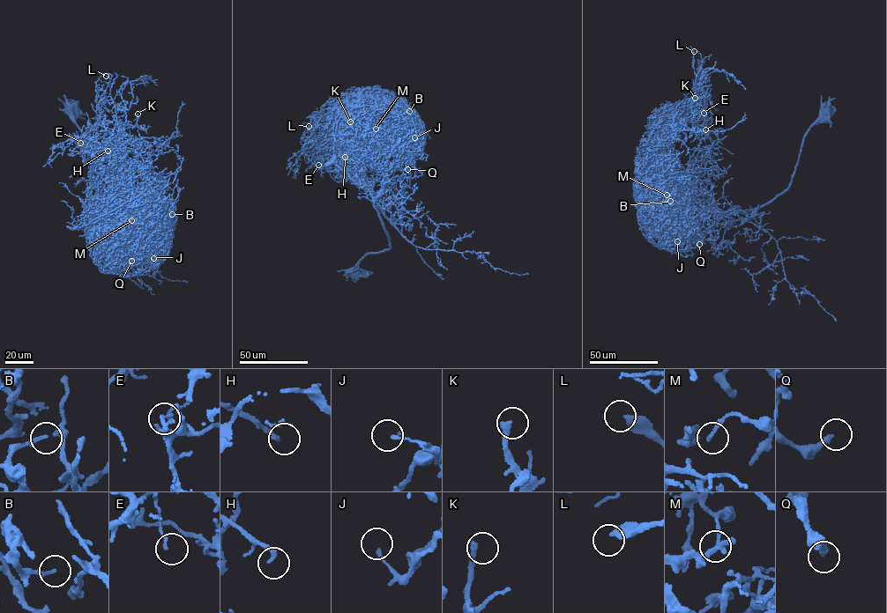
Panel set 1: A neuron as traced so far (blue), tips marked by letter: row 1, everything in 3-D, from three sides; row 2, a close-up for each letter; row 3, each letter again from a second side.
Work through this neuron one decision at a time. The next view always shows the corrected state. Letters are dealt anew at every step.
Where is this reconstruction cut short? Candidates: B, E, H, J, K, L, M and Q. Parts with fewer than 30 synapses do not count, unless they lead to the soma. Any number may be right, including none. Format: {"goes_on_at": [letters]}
{"goes_on_at": ["B", "K", "L"]}

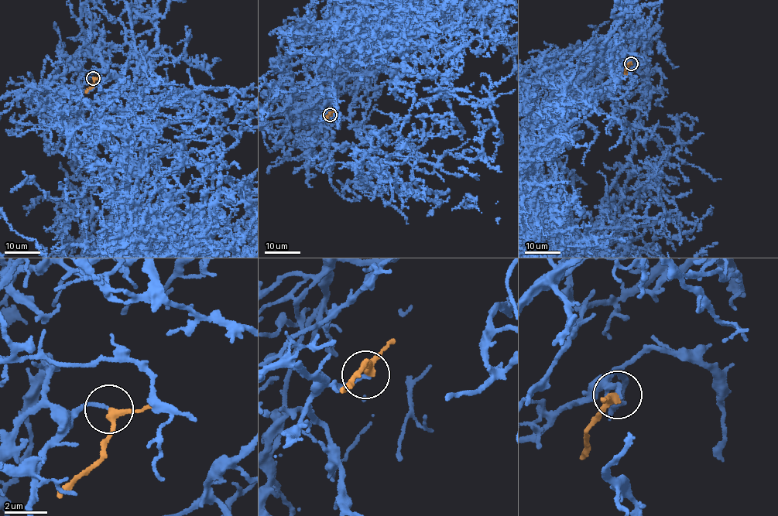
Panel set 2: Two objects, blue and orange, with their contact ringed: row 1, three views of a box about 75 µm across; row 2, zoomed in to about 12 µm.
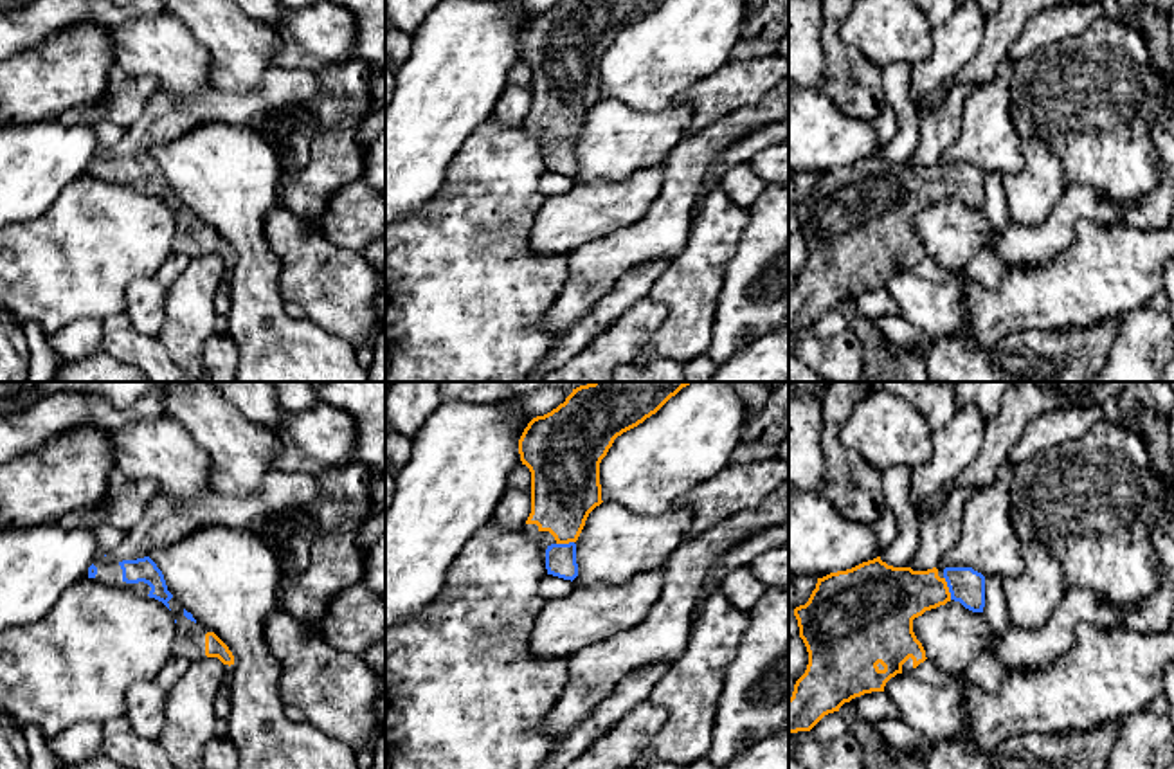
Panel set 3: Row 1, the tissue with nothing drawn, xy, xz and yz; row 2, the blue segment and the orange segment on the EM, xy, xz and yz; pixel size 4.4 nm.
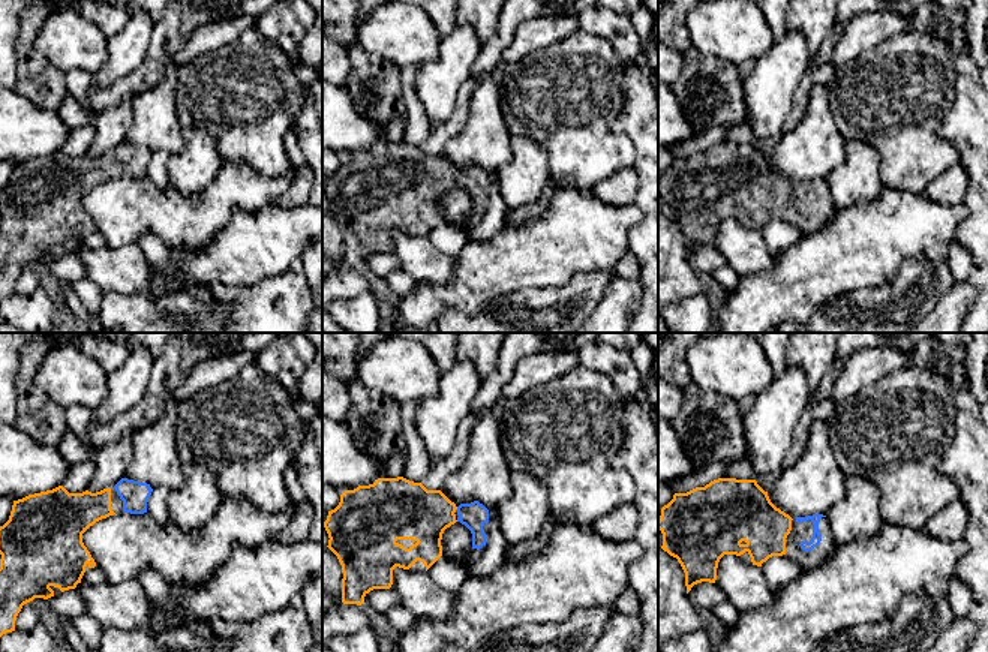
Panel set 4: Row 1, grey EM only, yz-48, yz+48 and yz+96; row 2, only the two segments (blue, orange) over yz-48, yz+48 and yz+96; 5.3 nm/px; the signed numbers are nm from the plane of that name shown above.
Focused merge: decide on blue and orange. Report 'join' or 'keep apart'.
join

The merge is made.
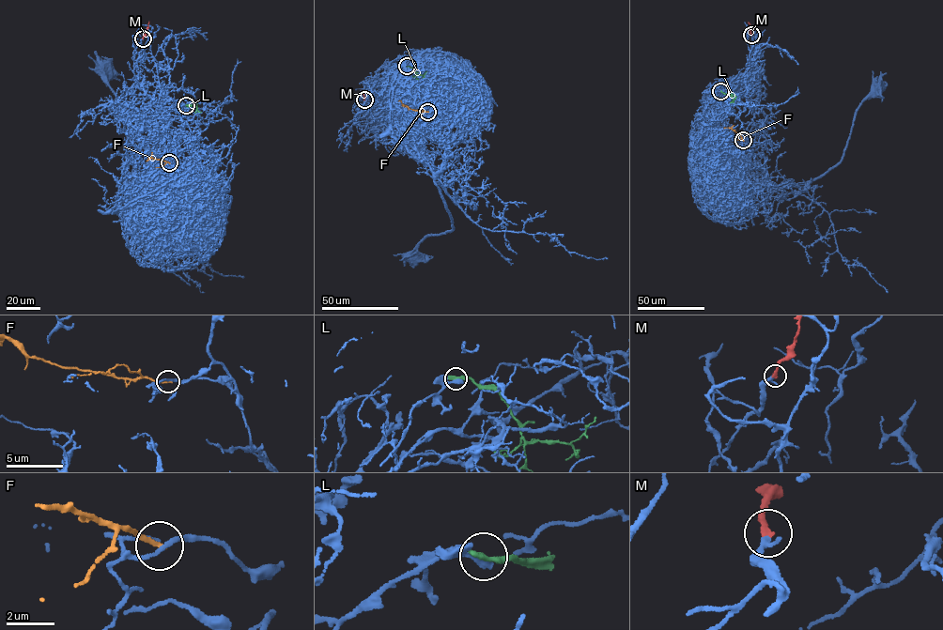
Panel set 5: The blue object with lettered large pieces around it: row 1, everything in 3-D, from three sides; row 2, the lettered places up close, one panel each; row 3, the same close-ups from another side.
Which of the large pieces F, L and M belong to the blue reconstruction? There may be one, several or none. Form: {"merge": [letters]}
{"merge": ["M"]}

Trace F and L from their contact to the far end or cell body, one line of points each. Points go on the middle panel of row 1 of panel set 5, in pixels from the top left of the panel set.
F: (427, 111), (409, 108), (399, 100)
L: (407, 66), (424, 76)

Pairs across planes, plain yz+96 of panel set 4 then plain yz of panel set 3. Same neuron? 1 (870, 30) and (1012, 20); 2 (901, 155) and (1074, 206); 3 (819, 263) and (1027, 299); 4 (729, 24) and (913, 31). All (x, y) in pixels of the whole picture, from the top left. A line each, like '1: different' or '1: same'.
1: different
2: different
3: same
4: same

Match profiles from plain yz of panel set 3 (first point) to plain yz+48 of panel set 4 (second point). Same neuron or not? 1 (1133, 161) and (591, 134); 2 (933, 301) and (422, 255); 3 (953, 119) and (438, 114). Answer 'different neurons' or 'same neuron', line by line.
1: same neuron
2: same neuron
3: different neurons

